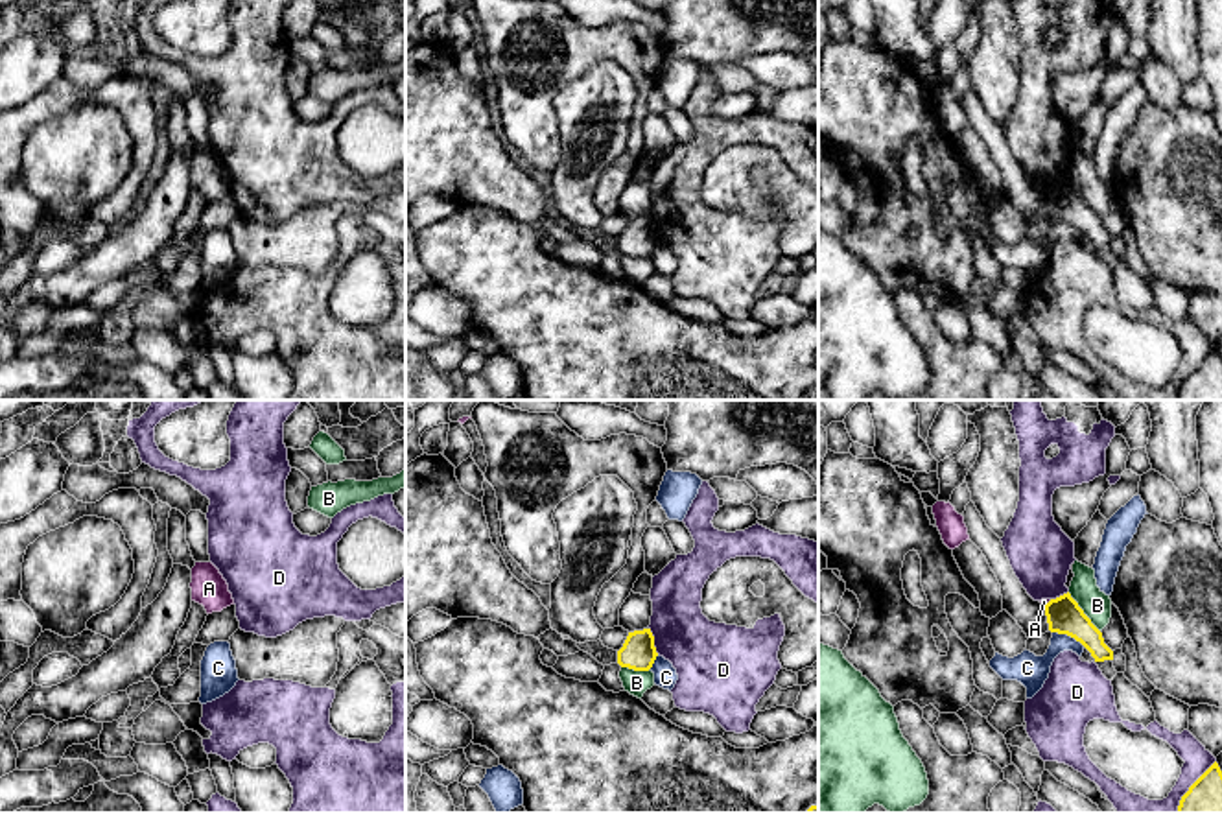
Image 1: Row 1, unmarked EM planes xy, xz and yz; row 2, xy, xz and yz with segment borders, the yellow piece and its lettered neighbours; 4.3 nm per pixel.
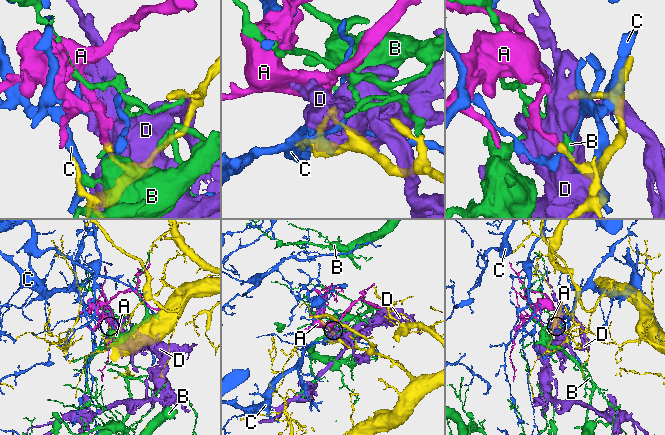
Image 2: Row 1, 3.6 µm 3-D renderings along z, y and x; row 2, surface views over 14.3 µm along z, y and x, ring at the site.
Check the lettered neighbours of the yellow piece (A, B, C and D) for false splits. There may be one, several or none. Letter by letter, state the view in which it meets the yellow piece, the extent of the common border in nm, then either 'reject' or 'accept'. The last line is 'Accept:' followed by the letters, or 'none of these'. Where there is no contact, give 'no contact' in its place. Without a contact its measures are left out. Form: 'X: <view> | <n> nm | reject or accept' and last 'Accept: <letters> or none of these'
A: yz | 50 nm | reject
B: yz | 220 nm | reject
C: yz | 160 nm | reject
D: xz | 130 nm | reject
Accept: none of these

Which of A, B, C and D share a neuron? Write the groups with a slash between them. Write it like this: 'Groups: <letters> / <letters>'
Groups: A / B / C / D

